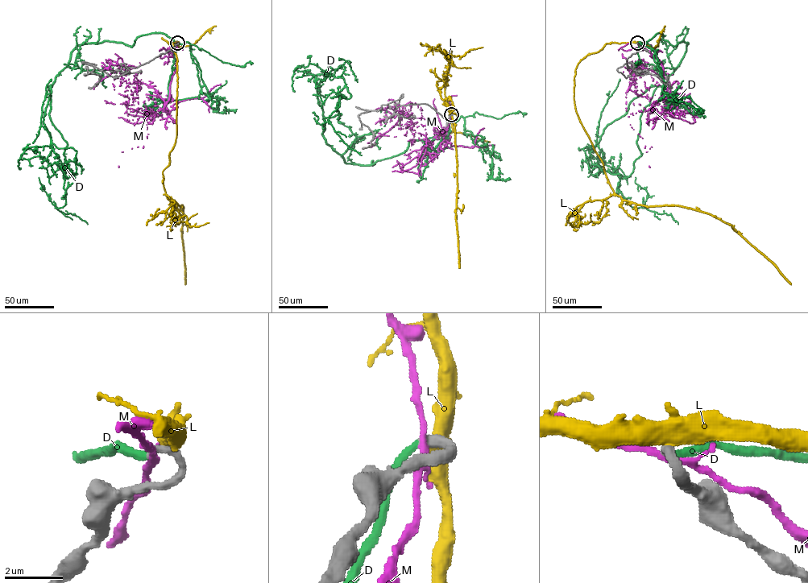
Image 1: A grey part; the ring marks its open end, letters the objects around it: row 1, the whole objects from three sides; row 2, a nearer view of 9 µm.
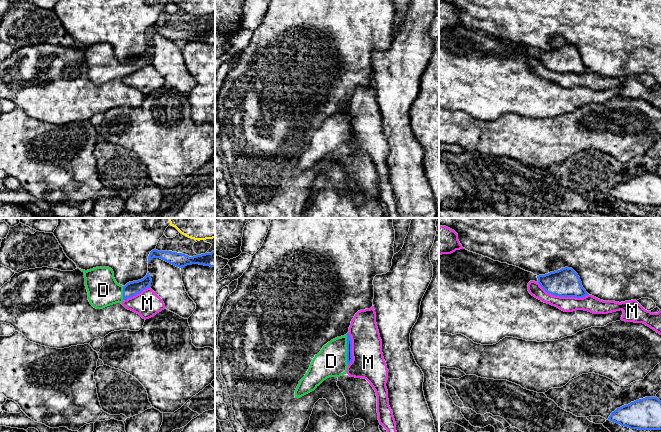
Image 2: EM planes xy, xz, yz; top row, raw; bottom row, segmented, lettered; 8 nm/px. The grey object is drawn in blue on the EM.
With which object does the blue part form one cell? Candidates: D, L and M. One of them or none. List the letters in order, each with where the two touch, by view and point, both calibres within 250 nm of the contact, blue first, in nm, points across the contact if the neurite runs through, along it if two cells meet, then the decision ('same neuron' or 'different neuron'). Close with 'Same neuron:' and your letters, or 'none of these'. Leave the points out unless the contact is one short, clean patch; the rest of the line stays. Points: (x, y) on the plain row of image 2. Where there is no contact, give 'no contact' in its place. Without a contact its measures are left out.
D: contact xz (347, 125); calibres 50 and 240 nm; same neuron
L: no contact; different neuron
M: contact yz (563, 72); calibres 220 and 130 nm; different neuron
Same neuron: D

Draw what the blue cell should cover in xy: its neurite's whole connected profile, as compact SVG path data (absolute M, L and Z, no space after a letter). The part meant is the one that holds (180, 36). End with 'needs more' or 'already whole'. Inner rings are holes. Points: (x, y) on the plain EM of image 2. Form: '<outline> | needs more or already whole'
M152 26L148 32L148 39L153 34L160 34L176 43L183 44L187 41L199 40L204 42L215 43L215 26L211 29L205 29L189 33L188 31L172 28Z | already whole

